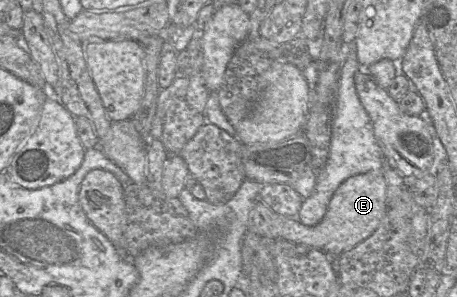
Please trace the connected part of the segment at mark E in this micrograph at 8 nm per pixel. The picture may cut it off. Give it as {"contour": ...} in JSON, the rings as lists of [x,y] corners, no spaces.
{"contour":[[[383,171],[354,175],[345,180],[330,200],[323,219],[315,226],[305,226],[296,217],[278,215],[271,223],[270,240],[286,240],[339,257],[368,238],[380,226],[387,209],[387,188]]]}

